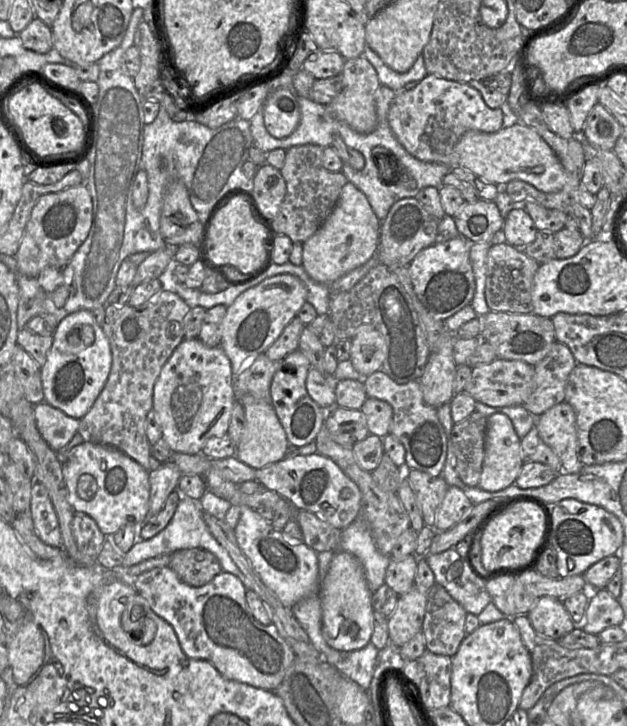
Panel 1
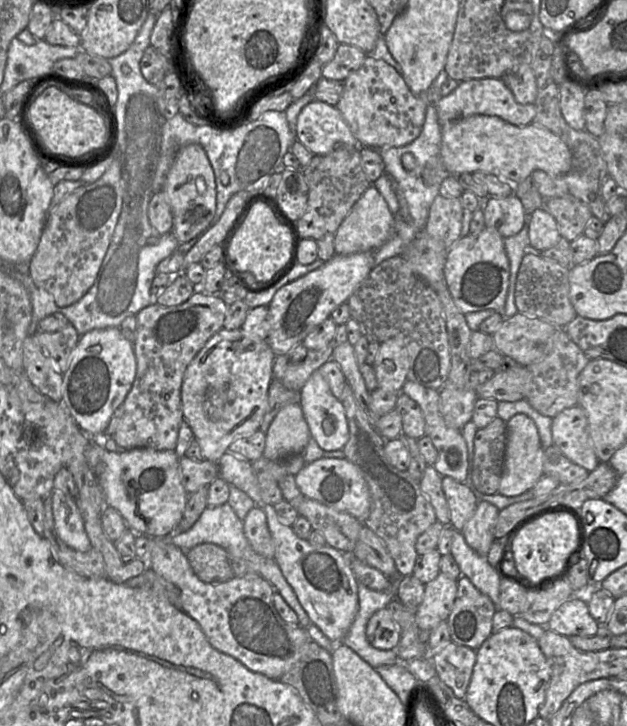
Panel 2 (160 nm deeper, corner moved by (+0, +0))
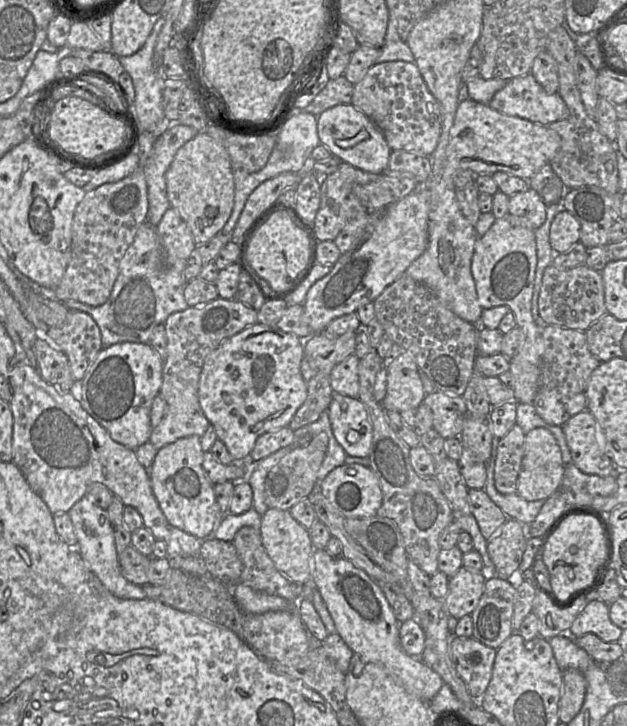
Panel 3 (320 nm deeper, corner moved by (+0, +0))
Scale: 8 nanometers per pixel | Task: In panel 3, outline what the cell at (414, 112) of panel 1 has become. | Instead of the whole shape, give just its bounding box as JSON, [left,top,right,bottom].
[489,74,569,126]

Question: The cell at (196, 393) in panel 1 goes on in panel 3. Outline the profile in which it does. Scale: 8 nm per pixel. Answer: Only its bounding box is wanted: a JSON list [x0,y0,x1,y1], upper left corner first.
[199,323,307,460]

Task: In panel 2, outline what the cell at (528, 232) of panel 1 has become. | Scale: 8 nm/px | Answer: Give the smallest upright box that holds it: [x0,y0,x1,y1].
[528,208,561,252]

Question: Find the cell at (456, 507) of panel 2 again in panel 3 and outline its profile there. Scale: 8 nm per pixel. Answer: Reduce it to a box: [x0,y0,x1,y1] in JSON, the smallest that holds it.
[468,489,508,539]

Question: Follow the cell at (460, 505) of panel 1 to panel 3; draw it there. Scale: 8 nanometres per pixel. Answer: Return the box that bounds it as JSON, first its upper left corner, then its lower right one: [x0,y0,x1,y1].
[487,518,527,580]

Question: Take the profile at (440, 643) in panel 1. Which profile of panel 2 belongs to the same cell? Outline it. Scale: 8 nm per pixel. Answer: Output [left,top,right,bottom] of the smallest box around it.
[445,575,497,650]

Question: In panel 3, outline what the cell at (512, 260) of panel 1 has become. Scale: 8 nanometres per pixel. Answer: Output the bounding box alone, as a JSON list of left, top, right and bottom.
[538,264,608,332]

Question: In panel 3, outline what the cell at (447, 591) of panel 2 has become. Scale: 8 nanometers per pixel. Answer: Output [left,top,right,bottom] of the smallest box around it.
[442,567,485,619]

